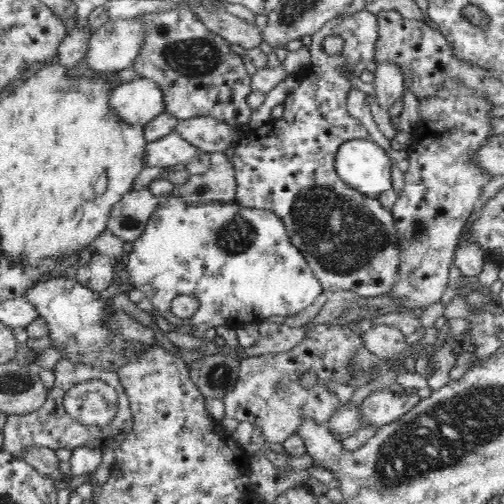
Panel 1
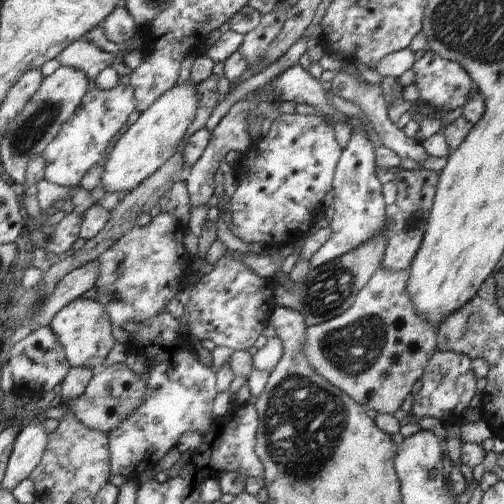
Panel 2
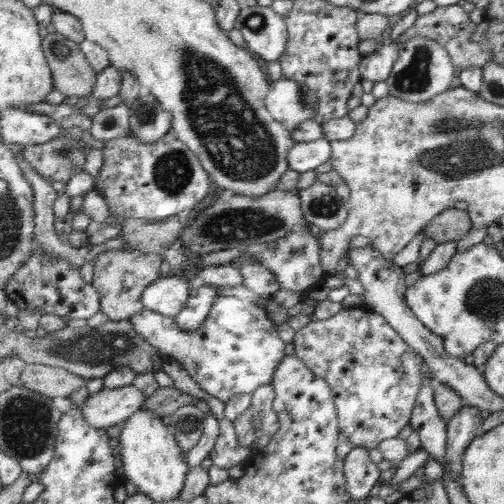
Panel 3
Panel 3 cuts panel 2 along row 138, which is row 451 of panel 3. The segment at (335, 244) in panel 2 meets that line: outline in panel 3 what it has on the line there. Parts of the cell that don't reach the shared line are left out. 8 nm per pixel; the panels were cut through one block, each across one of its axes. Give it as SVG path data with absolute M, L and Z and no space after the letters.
M353 448L351 454L345 458L345 478L349 484L349 494L353 502L367 502L369 492L373 486L383 480L383 472L377 464L369 458L367 448Z

